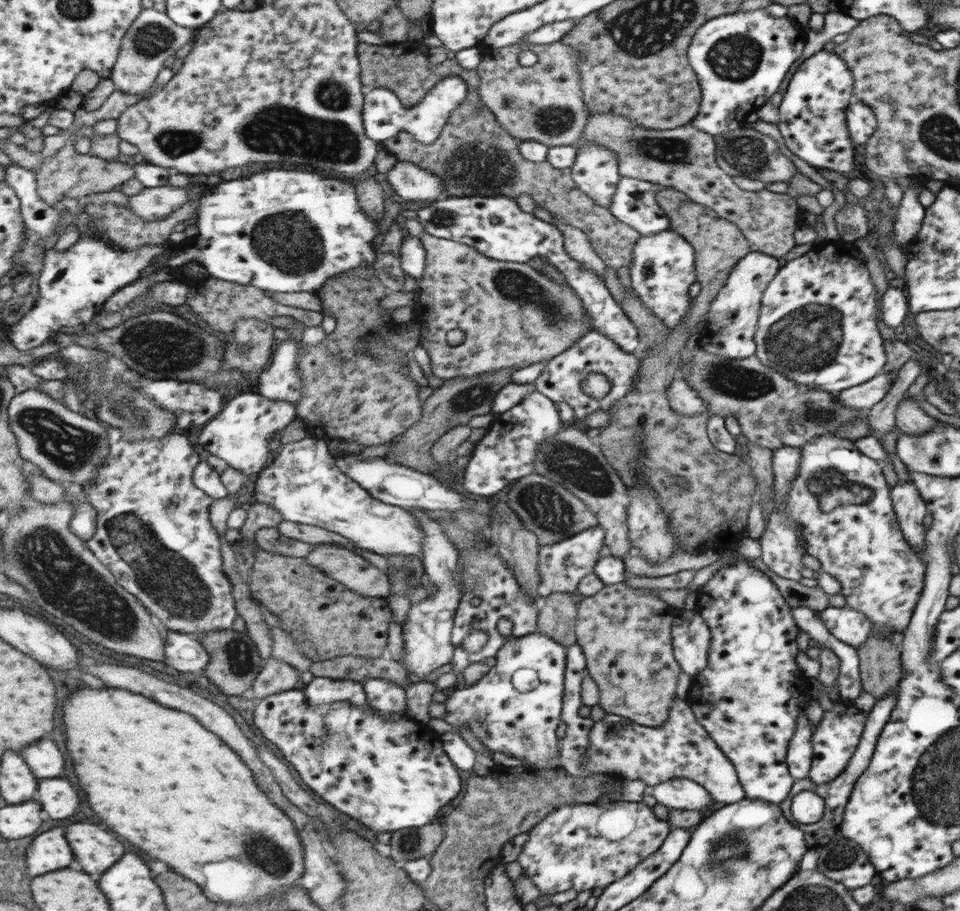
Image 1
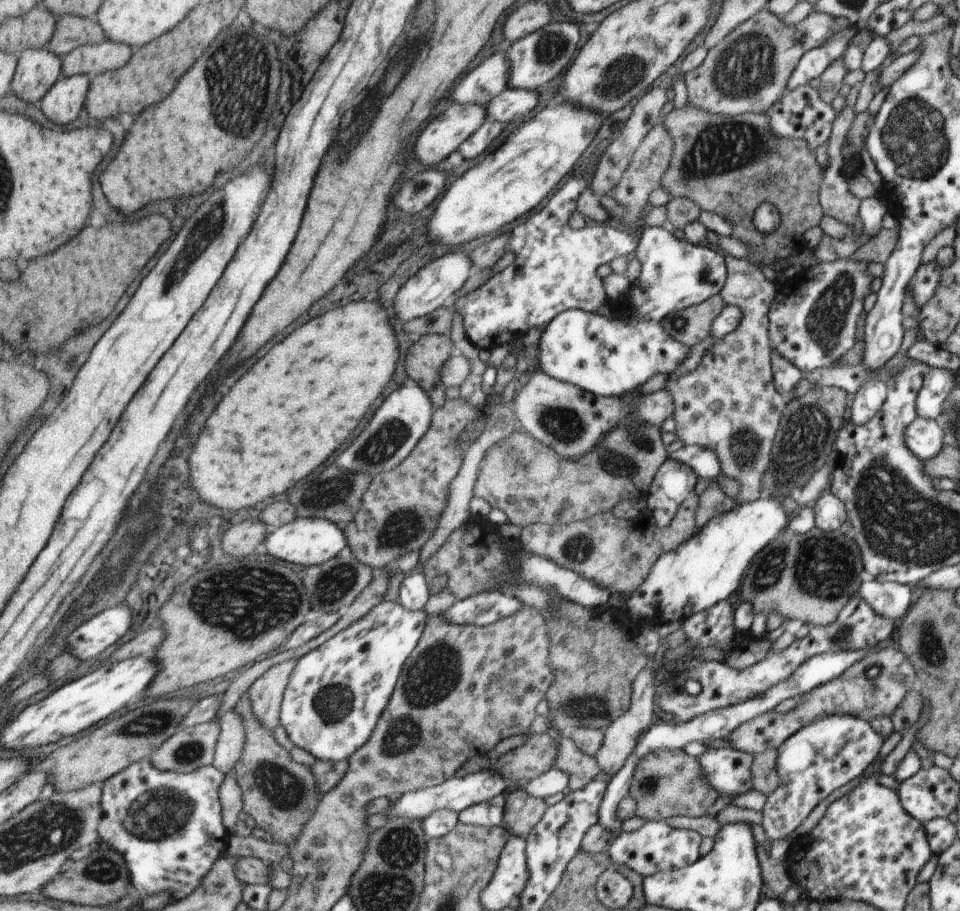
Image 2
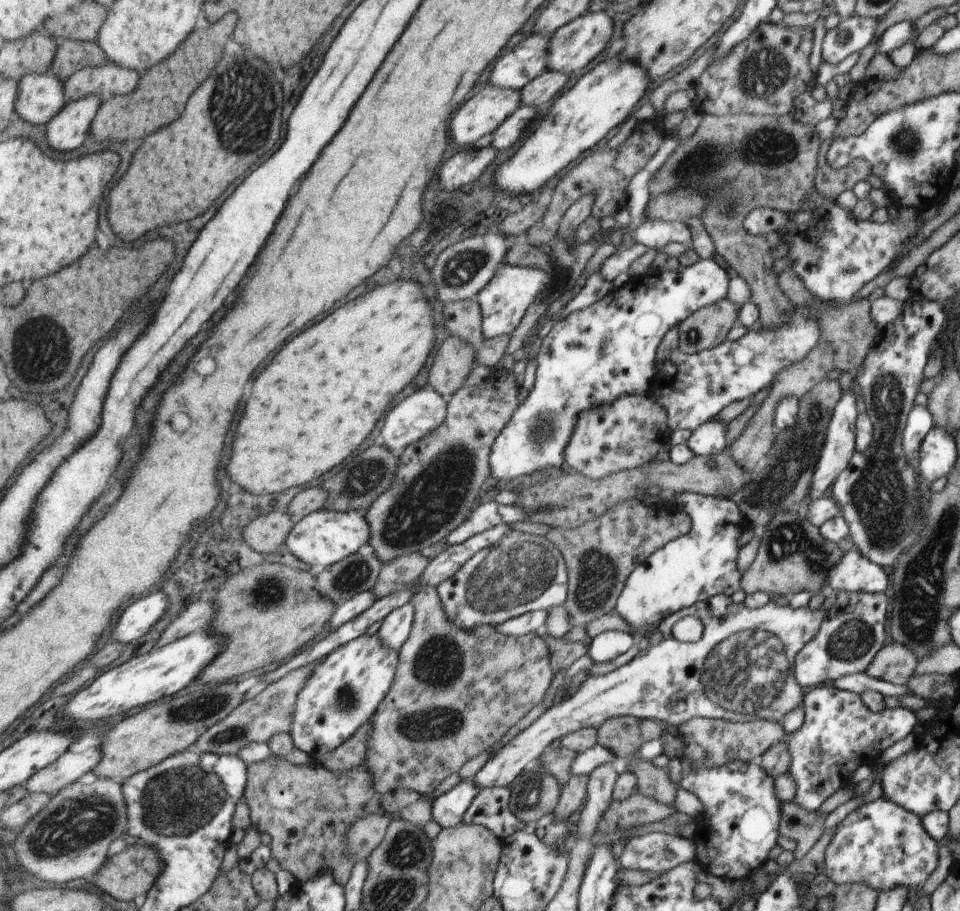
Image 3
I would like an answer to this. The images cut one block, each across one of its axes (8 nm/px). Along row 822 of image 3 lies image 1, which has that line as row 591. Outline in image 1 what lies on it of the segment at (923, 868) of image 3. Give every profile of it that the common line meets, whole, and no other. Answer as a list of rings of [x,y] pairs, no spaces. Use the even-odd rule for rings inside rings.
[[[835,433],[820,435],[800,449],[802,462],[787,496],[787,512],[803,525],[802,544],[807,554],[820,561],[820,571],[841,582],[840,594],[846,599],[845,607],[867,614],[876,628],[896,629],[896,633],[902,635],[914,618],[922,588],[925,588],[924,564],[903,535],[882,468],[872,457],[861,453],[855,441]]]

